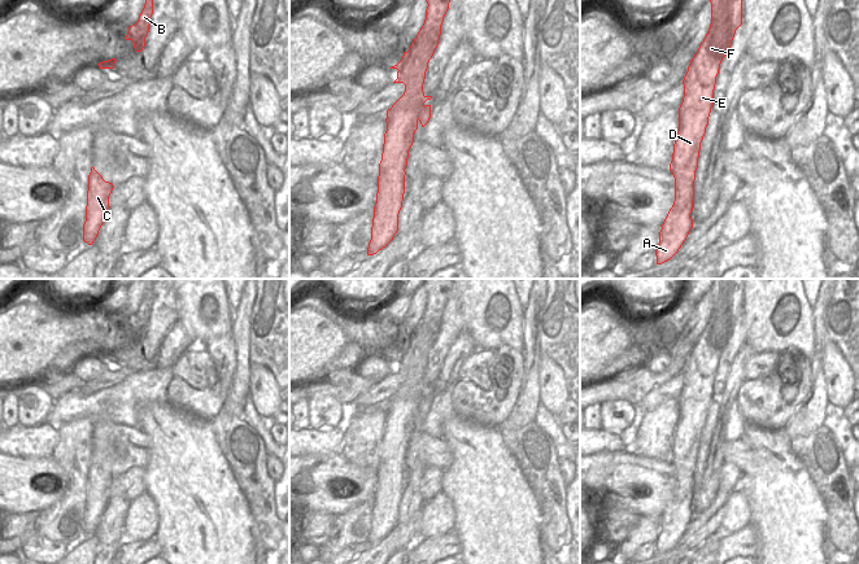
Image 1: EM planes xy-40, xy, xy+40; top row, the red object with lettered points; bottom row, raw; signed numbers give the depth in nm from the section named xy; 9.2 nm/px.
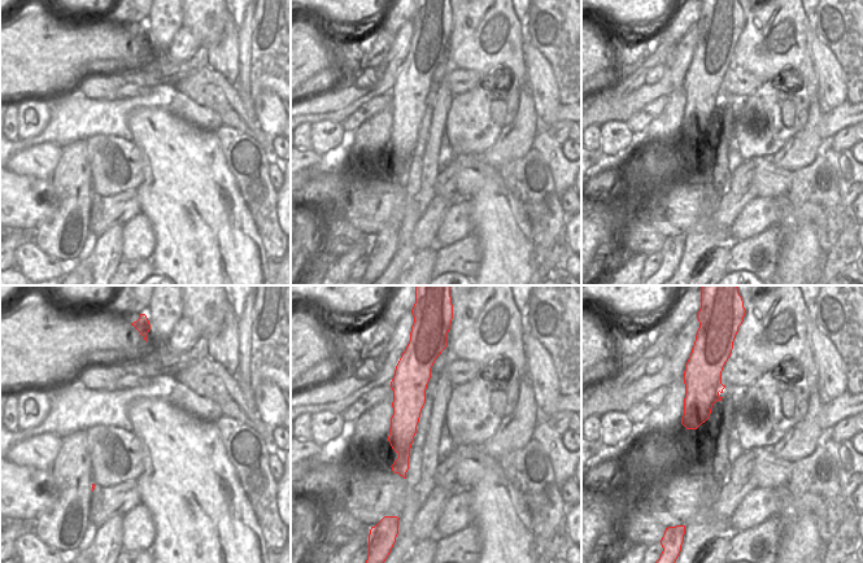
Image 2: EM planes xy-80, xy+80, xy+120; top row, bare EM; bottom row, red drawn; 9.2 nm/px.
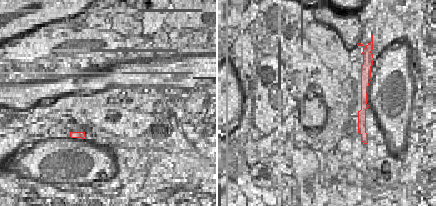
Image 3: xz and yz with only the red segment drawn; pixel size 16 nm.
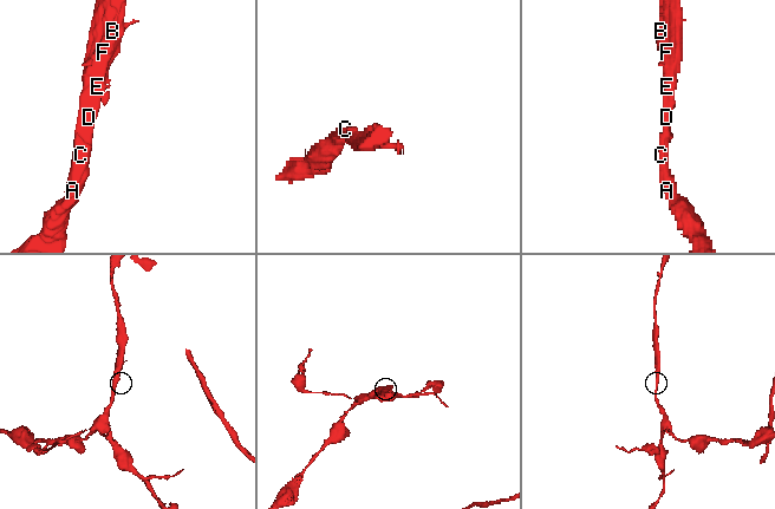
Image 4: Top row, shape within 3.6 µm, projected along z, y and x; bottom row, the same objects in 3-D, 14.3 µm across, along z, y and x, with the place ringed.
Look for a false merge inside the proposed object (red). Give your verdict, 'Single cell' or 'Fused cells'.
Single cell

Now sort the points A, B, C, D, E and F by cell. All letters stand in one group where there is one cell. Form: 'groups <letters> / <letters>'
groups A B C D E F

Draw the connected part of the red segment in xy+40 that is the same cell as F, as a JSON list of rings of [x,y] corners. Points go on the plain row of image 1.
[[[714,279],[711,284],[711,315],[692,349],[684,367],[684,388],[679,398],[679,421],[675,428],[670,462],[675,468],[675,491],[659,523],[659,534],[655,541],[657,555],[670,551],[681,538],[693,519],[694,471],[698,458],[701,433],[706,424],[711,398],[714,397],[714,380],[720,354],[728,344],[736,320],[742,315],[742,279]]]

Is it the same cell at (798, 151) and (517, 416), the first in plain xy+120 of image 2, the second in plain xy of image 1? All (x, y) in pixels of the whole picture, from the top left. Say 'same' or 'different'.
same

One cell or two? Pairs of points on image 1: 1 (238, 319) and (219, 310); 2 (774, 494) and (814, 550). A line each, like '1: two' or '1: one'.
1: two
2: one

